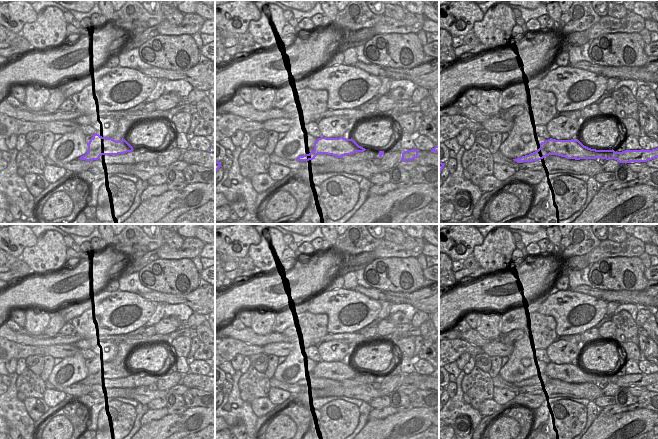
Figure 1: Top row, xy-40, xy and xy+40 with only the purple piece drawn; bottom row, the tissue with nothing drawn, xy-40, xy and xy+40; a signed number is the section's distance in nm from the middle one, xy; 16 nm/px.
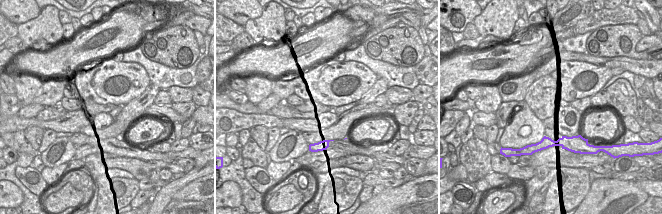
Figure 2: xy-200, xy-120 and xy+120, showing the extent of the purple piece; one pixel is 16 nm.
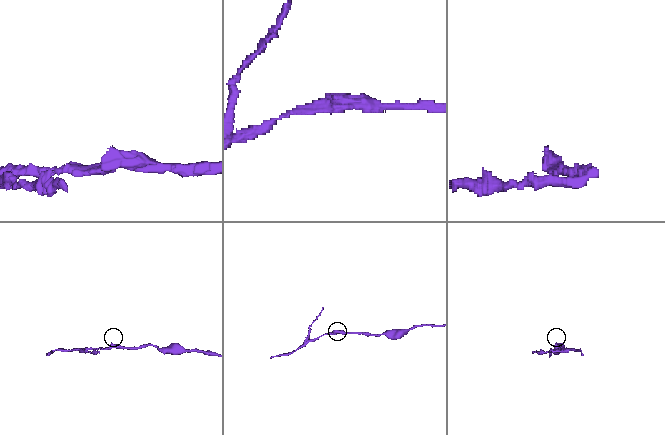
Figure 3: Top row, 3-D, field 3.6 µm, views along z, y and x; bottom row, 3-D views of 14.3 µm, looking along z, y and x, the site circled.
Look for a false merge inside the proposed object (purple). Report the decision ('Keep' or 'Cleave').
Cleave

